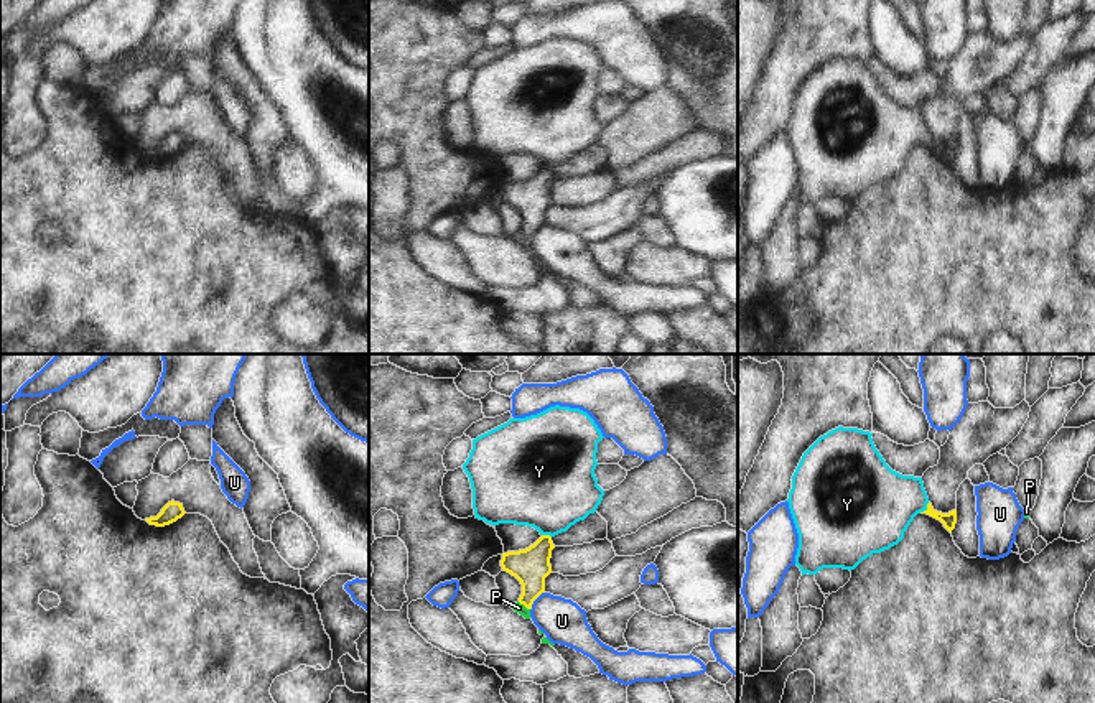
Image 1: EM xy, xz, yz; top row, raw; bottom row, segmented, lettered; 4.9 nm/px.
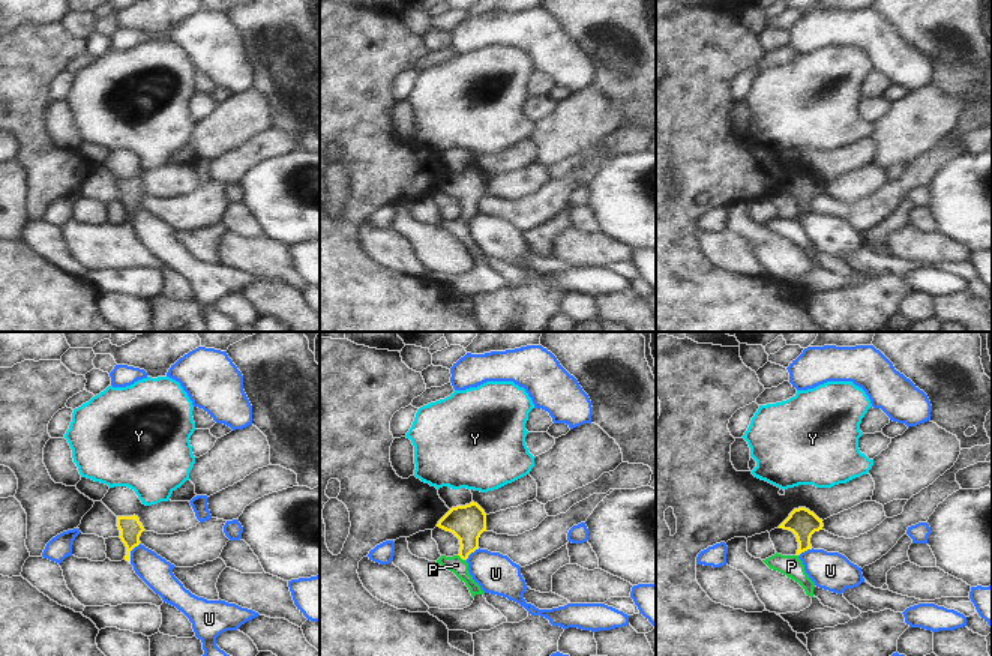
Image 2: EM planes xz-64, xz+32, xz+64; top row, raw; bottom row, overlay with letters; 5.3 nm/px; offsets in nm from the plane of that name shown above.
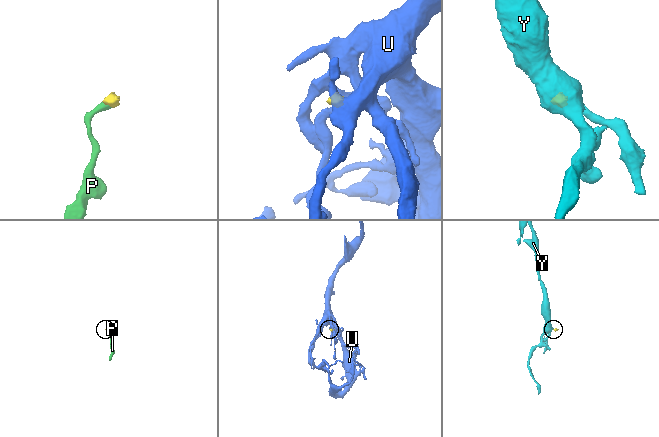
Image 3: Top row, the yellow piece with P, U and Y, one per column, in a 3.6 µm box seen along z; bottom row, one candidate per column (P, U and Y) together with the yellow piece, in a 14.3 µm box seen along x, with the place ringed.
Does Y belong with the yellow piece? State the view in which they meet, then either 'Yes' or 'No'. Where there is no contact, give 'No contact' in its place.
Touches yellow in yz. Yes.

